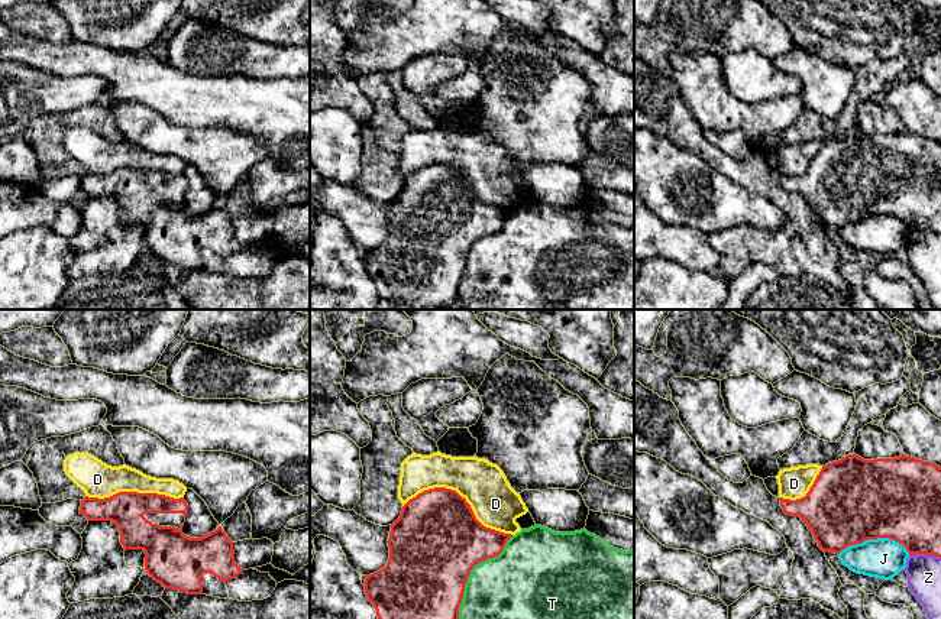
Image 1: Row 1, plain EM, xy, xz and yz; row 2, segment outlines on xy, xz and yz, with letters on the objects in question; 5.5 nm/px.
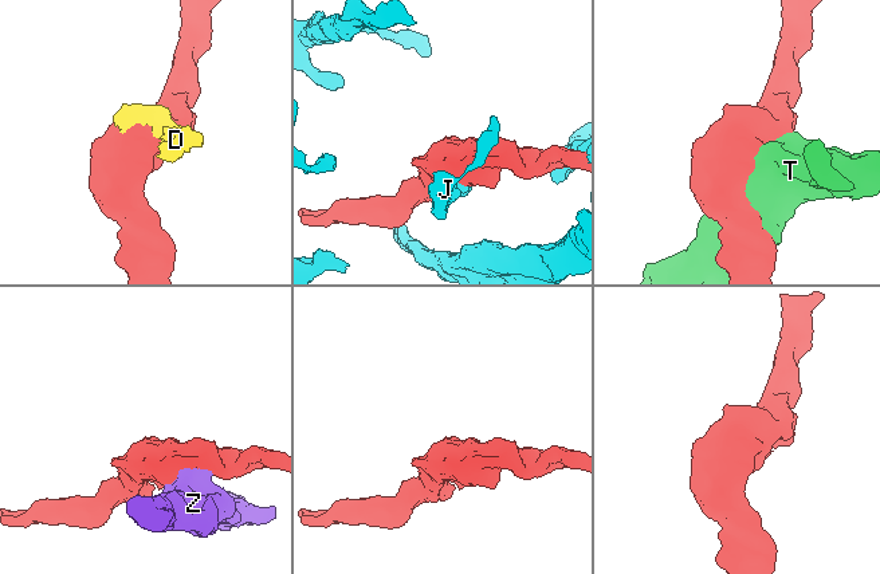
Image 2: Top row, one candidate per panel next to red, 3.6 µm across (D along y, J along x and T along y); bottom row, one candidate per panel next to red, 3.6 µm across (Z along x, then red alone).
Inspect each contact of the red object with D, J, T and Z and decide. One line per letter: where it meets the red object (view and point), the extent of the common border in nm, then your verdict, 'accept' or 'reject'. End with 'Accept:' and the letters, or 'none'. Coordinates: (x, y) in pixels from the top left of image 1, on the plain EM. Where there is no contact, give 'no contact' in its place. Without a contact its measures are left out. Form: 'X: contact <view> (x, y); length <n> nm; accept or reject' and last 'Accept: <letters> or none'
D: contact xz (459, 171); length 650 nm; reject
J: contact yz (873, 214); length 400 nm; reject
T: contact xz (471, 246); length 550 nm; reject
Z: contact yz (925, 230); length 180 nm; reject
Accept: none

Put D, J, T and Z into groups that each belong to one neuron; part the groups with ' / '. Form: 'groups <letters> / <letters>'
groups D / J / T / Z

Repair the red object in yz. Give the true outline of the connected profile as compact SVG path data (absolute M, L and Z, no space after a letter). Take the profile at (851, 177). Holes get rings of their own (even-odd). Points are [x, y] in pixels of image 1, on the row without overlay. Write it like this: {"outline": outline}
{"outline": "M848 130L838 137L822 142L809 168L796 176L780 175L786 191L799 192L812 208L818 223L840 230L850 221L867 215L889 214L902 220L909 231L925 230L941 234L941 143L909 132L864 136Z"}

